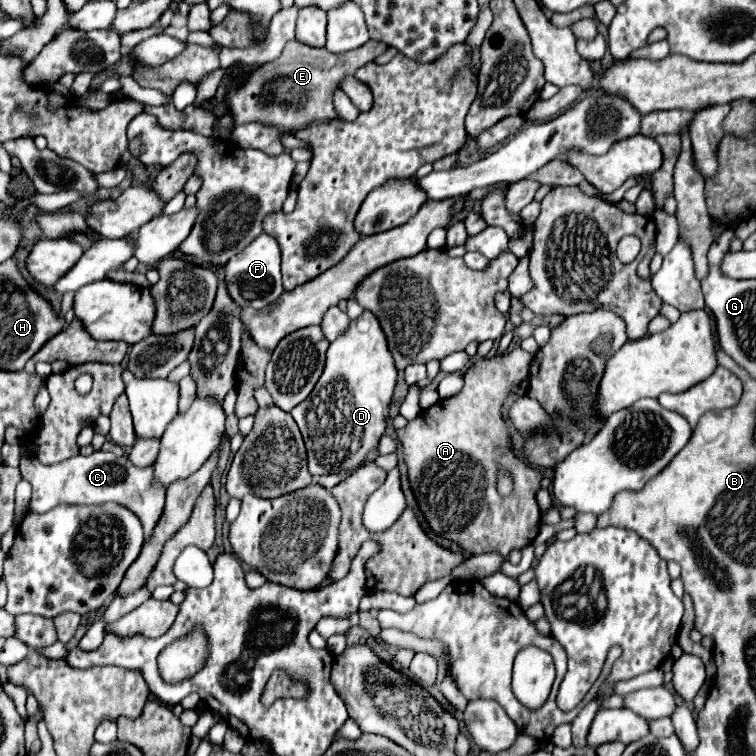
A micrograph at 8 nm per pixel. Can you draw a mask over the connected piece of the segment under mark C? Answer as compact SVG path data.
M94 451L92 455L76 455L56 465L42 465L36 457L22 457L20 471L26 481L32 485L32 501L30 511L32 513L46 513L56 505L90 505L90 503L106 503L114 501L138 515L142 521L144 531L144 543L150 539L156 521L162 515L164 509L164 497L166 491L154 483L152 479L152 467L140 469L132 467L128 457L118 457L108 451Z

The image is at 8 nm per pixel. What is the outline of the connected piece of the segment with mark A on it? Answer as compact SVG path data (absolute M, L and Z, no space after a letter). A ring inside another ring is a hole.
M520 347L498 357L476 357L476 361L464 373L464 387L460 393L450 399L440 399L430 409L421 411L414 421L408 421L406 427L396 429L396 437L402 443L404 461L408 467L408 481L418 507L426 517L426 523L436 535L458 543L472 555L492 551L508 559L510 551L530 545L540 529L536 491L540 489L542 475L514 455L508 429L502 419L502 403L512 393L512 387L528 377L530 361L532 355ZM498 469L506 469L514 481L514 489L508 497L502 497L496 491Z

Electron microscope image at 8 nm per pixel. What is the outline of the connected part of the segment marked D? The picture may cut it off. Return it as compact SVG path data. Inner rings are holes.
M364 311L358 319L350 321L344 335L330 343L322 377L312 395L292 409L308 449L308 471L314 479L356 469L366 461L368 451L378 445L386 429L396 379L398 369L388 351L380 321L370 311Z

